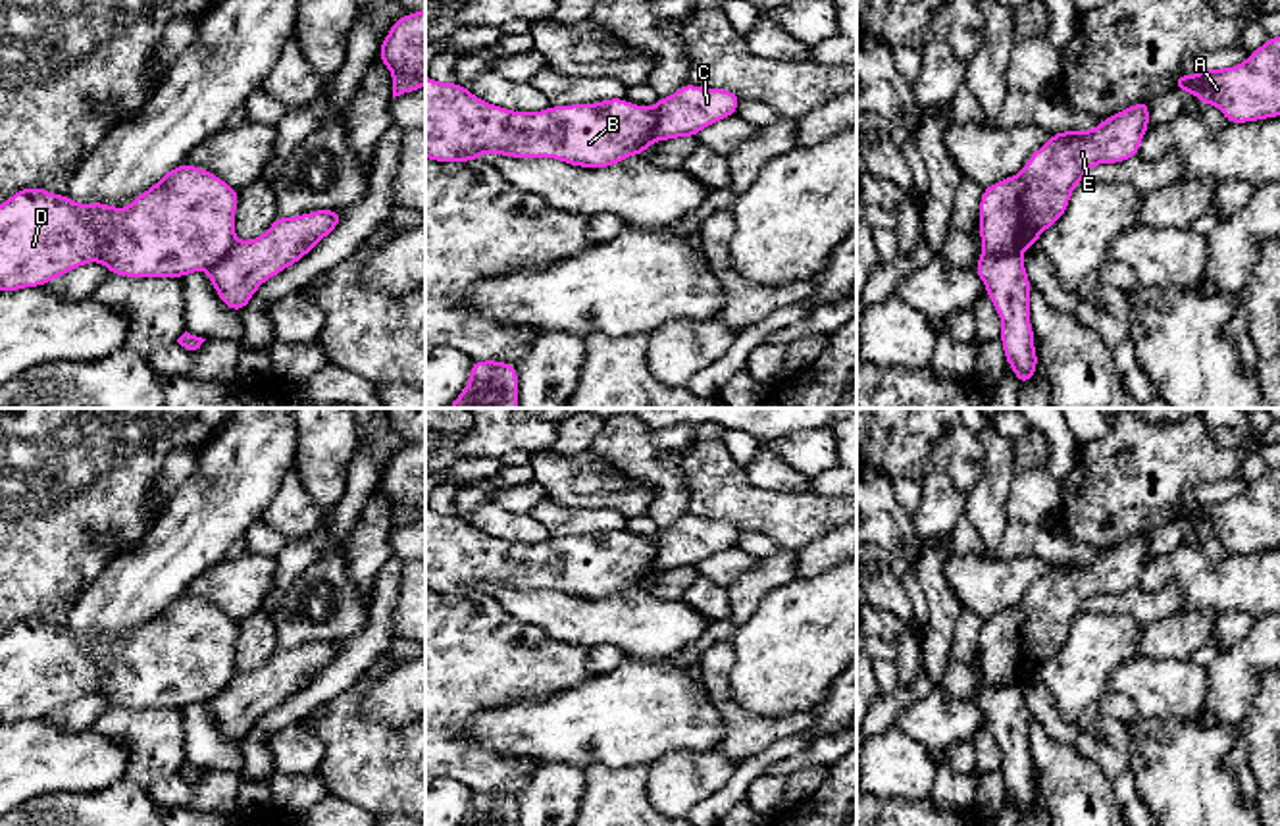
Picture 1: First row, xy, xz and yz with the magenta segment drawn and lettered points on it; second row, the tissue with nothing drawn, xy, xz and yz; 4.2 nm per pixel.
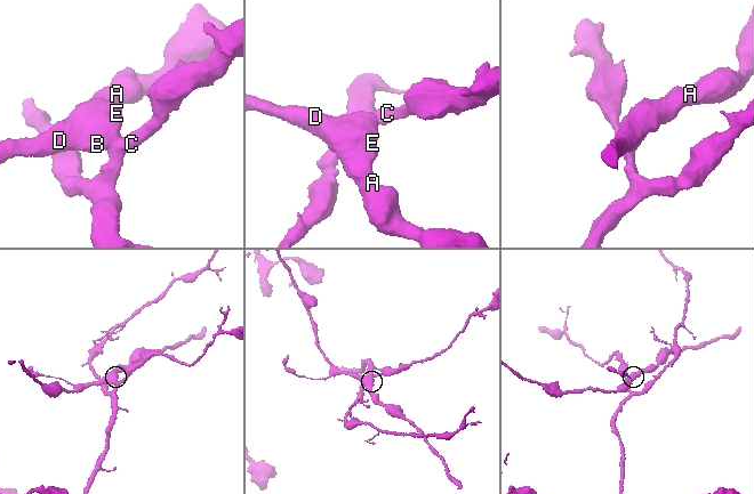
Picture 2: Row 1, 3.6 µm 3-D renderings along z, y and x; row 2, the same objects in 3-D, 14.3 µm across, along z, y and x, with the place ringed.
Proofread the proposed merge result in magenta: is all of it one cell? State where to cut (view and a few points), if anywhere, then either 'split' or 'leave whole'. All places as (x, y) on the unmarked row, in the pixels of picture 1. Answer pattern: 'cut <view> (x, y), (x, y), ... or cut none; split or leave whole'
cut yz (982, 682), (1019, 686); split

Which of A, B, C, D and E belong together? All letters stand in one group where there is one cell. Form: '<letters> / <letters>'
A B D E / C

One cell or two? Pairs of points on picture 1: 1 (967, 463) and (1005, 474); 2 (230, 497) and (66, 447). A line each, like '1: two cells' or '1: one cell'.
1: two cells
2: two cells

